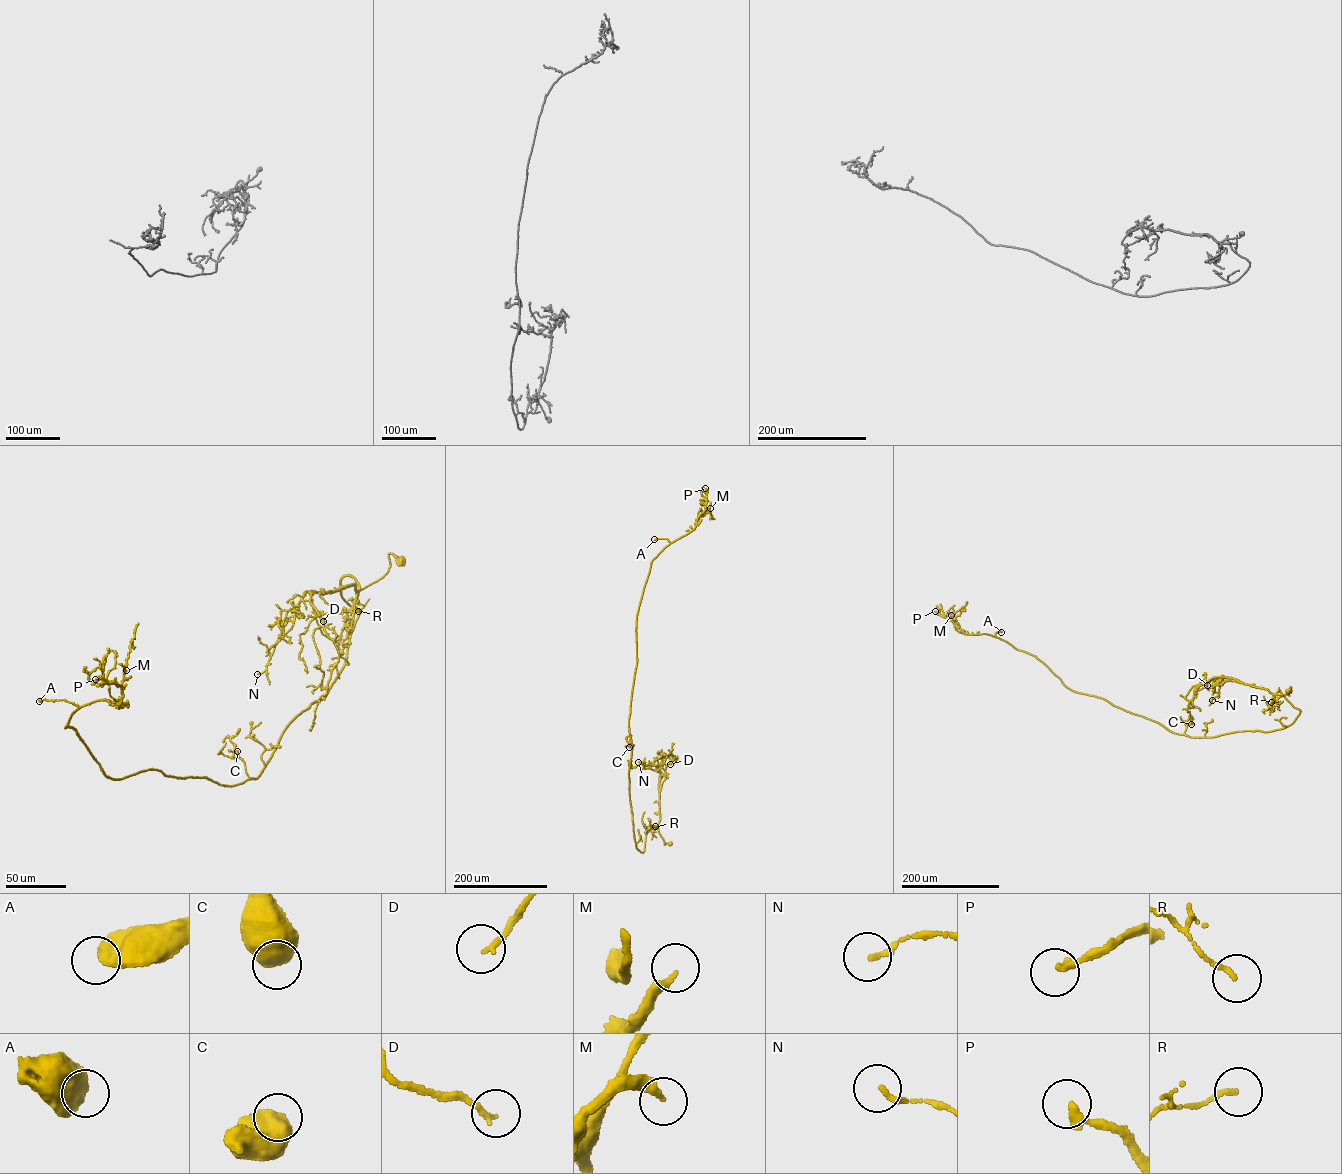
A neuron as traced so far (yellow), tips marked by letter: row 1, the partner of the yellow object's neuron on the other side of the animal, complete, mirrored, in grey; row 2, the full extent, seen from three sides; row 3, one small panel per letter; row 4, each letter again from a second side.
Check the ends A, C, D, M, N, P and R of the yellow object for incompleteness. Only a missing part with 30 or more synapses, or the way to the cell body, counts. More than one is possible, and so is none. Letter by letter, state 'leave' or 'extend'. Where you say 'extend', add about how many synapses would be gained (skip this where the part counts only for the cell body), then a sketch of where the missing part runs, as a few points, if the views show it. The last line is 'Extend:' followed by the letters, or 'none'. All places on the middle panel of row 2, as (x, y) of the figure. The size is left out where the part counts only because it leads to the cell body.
A: leave
C: leave
D: leave
M: extend; 70 synapses
N: leave
P: extend; 35 synapses
R: leave
Extend: M, P

